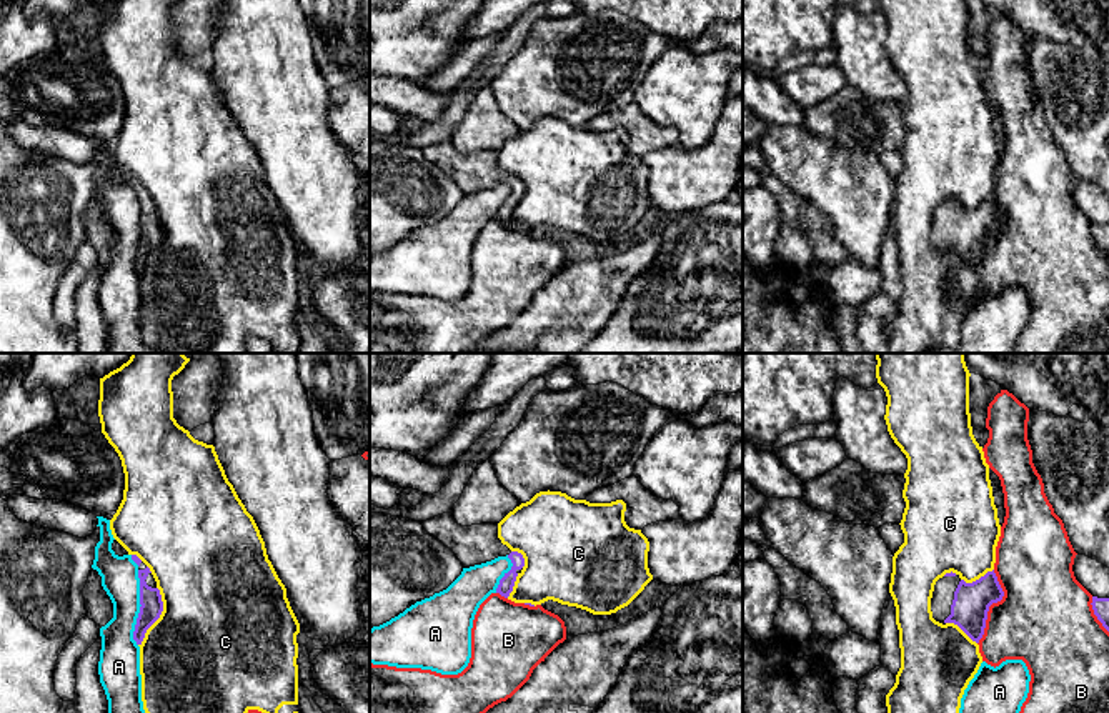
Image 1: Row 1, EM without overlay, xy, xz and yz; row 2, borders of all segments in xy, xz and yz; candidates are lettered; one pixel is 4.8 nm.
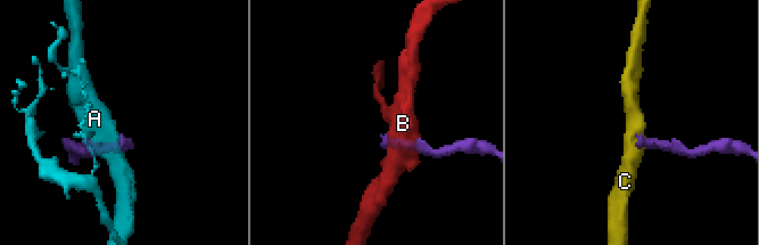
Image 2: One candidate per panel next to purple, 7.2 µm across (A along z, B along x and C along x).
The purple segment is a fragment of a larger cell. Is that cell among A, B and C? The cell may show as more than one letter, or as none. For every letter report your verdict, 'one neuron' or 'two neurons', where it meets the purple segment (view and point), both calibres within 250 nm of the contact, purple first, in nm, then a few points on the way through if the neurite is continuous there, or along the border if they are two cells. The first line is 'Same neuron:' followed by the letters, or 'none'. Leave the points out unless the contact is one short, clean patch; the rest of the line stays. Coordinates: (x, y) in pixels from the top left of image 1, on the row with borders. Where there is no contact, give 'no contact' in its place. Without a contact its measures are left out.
Same neuron: none
A: two neurons | xy (140, 608) | 110/190 nm | along xy (139, 570), (140, 612), (134, 632), (137, 645)
B: two neurons | yz (991, 603) | 180/420 nm
C: two neurons | xy (159, 617) | 110/500 nm

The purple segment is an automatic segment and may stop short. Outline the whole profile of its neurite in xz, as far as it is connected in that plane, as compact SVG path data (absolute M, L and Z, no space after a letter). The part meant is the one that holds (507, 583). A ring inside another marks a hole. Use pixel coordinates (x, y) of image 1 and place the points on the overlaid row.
M443 513L421 523L423 528L448 546L463 568L491 561L498 556L508 556L513 563L511 570L500 580L496 593L508 598L513 591L516 576L525 566L525 558L518 551L511 551L498 538L498 523L481 523L461 526L453 513Z

